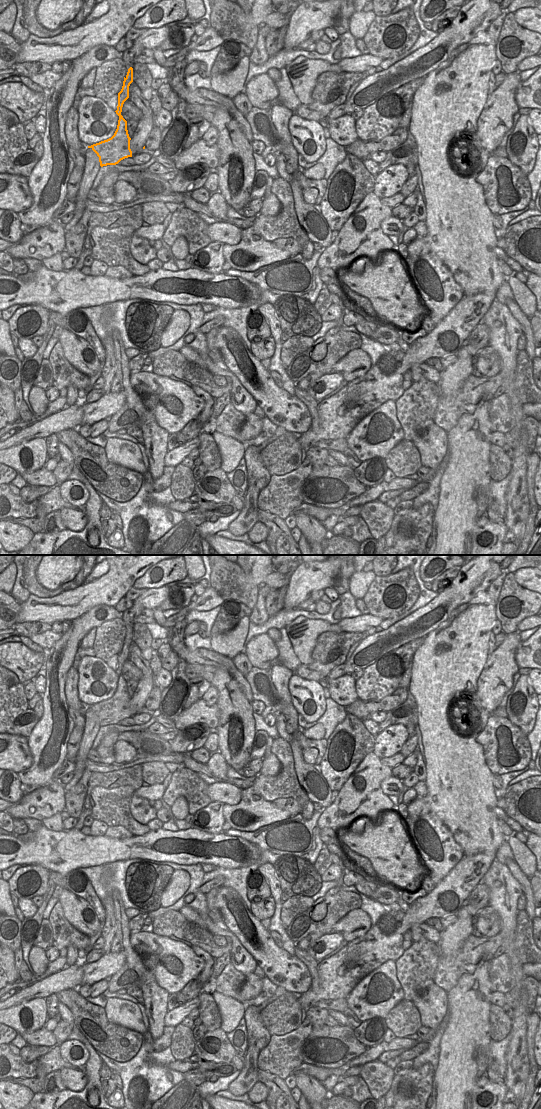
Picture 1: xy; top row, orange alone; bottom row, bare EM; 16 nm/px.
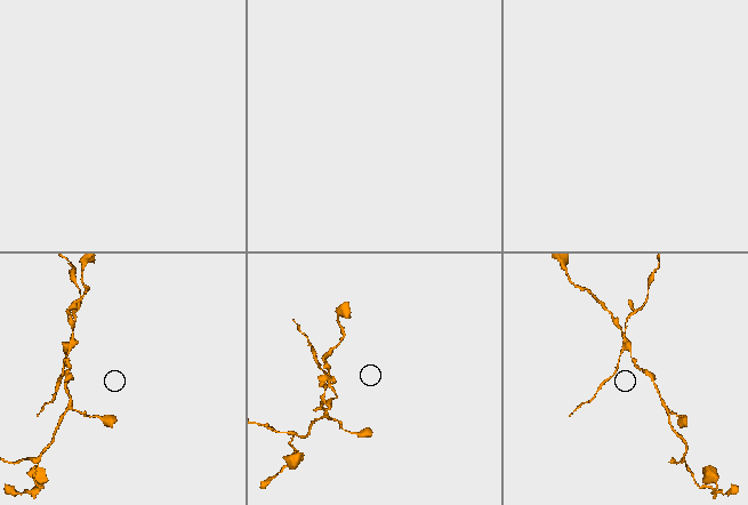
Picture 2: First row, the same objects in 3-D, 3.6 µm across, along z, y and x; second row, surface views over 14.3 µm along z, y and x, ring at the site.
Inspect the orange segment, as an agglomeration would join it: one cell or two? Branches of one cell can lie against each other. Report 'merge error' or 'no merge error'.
merge error

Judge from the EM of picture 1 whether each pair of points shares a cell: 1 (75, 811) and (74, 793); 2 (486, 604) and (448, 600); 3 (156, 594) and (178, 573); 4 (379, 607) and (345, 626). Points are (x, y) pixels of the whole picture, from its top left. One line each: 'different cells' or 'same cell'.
1: same cell
2: different cells
3: different cells
4: different cells

